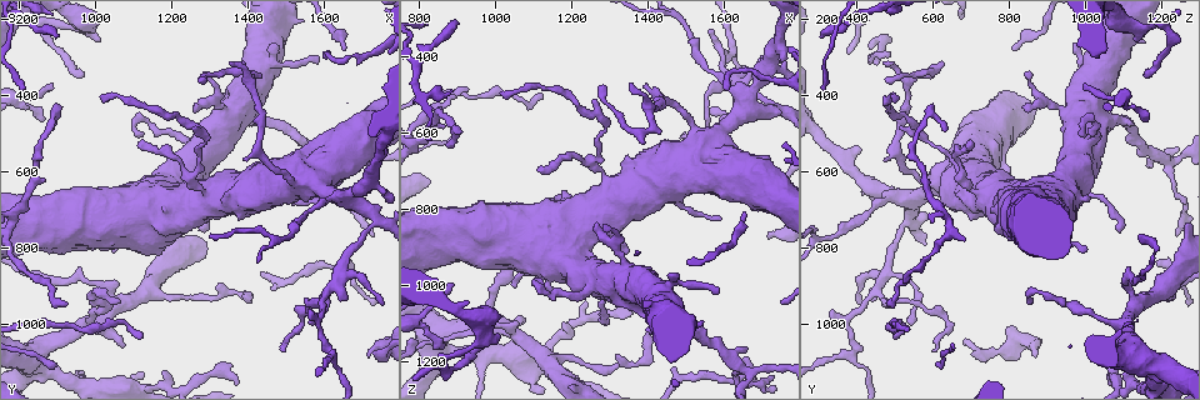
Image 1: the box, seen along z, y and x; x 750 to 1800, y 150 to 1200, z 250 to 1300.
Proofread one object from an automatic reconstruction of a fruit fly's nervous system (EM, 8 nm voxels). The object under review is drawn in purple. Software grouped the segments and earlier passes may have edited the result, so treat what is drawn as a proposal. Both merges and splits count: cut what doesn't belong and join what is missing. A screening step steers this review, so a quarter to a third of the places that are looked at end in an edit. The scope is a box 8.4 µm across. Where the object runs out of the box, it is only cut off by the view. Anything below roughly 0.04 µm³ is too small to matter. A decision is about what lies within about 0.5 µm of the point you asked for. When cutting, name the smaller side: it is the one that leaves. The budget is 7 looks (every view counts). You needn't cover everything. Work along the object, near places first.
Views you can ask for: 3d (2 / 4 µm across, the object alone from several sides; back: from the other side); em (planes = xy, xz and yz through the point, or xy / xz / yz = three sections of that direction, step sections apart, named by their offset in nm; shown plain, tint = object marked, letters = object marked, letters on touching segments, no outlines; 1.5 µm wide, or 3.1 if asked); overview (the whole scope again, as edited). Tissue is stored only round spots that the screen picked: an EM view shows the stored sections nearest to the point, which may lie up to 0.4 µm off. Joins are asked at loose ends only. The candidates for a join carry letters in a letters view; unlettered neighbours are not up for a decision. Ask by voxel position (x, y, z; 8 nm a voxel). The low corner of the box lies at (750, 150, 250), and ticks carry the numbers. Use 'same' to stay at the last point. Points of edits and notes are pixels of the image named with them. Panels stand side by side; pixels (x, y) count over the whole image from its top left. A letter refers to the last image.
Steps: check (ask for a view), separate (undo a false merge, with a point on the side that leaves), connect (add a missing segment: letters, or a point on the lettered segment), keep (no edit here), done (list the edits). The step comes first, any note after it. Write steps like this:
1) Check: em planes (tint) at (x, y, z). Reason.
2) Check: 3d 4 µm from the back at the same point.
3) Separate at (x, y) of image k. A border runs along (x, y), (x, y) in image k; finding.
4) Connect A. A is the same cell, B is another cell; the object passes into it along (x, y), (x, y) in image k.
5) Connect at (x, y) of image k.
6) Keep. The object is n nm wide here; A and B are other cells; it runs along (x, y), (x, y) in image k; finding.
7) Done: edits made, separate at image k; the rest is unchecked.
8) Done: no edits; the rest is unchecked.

Check: em planes (tint) at (1625, 1070, 385). A fork.

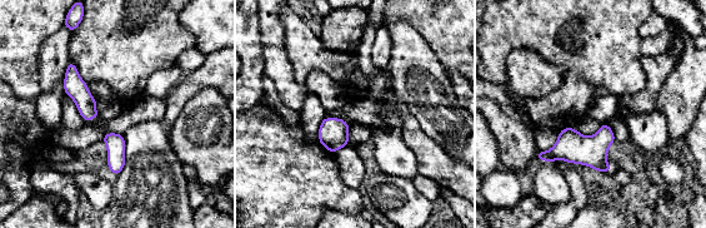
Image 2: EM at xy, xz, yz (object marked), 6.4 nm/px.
Check: em planes (letters) at the same point. What lies round it.

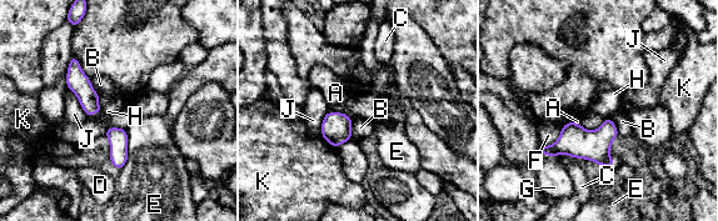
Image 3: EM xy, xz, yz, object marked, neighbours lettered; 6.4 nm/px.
Keep. A, B, C, D, E, F, G, H, J and K are other cells; a border runs along (125, 129), (128, 160), (119, 171) in image 3; all the same neuron.

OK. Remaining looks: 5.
Check: em planes (letters) at (1045, 805, 1000). Free end.

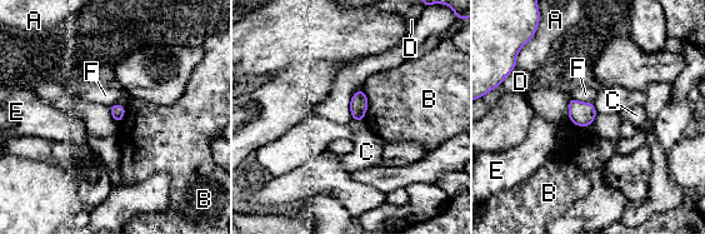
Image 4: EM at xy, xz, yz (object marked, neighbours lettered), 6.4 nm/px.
Keep. The object is 90 nm wide here; A, B, C, D, E and F are other cells; a border runs along (571, 96), (591, 103) in image 4; no lettered segment goes on from it.

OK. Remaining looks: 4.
Check: 3d 4 µm at (1480, 270, 975). An open end.

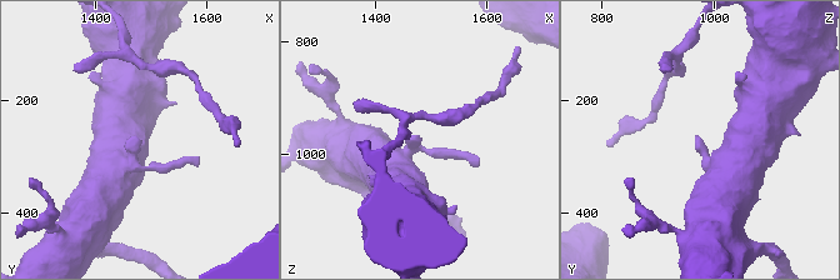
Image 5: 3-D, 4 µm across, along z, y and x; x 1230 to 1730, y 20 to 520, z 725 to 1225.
Check: em planes (letters) at (1485, 270, 970).

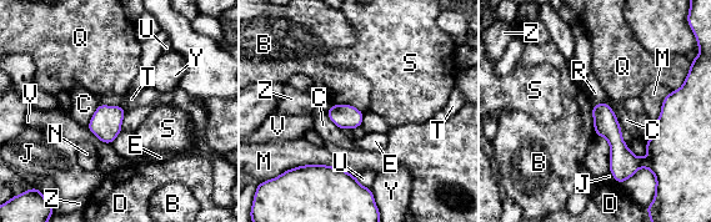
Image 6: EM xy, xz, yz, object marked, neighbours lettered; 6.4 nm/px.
Keep. B, C, D, E, J, M, N, Q, R, S, T, U, V, Y and Z are other cells; no lettered segment goes on from it.

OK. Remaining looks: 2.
Done: no edits; the rest is unchecked.

